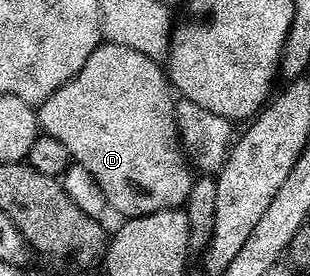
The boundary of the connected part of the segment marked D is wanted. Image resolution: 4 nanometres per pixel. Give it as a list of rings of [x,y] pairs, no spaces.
[[[102,41],[91,53],[91,57],[87,57],[83,69],[79,69],[79,73],[75,73],[75,77],[71,77],[71,81],[67,81],[67,85],[55,89],[55,93],[51,93],[51,97],[44,99],[36,108],[36,113],[40,130],[44,134],[55,137],[55,141],[64,145],[74,164],[81,163],[82,169],[97,182],[102,197],[121,214],[121,217],[132,217],[134,215],[150,215],[156,211],[166,211],[172,207],[180,208],[191,193],[191,185],[195,175],[184,150],[182,150],[181,140],[177,137],[177,118],[173,116],[174,106],[175,95],[171,90],[169,76],[163,70],[160,62],[152,60],[151,57],[145,56],[138,49],[129,48],[127,45]]]

